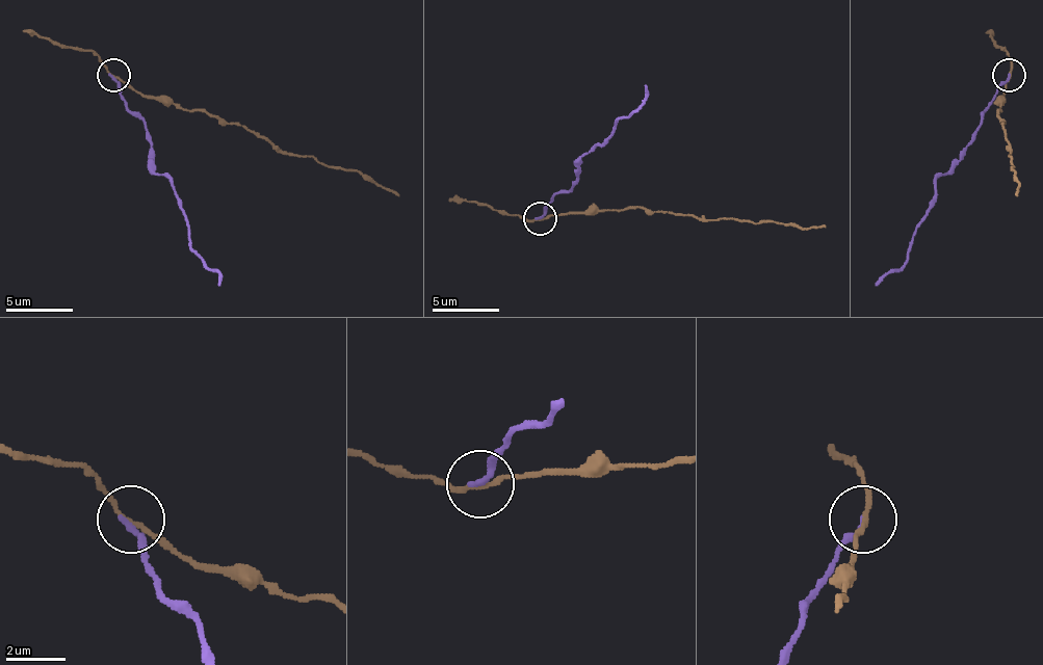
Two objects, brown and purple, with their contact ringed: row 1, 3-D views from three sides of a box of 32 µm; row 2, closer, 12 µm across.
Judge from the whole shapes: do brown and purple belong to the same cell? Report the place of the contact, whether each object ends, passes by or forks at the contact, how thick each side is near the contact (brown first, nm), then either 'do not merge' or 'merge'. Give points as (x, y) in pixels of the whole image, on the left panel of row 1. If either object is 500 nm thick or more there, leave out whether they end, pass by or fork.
at (113, 75); brown passes by; purple ends there; 140 nm thick on the brown side, 240 nm on the other; do not merge

